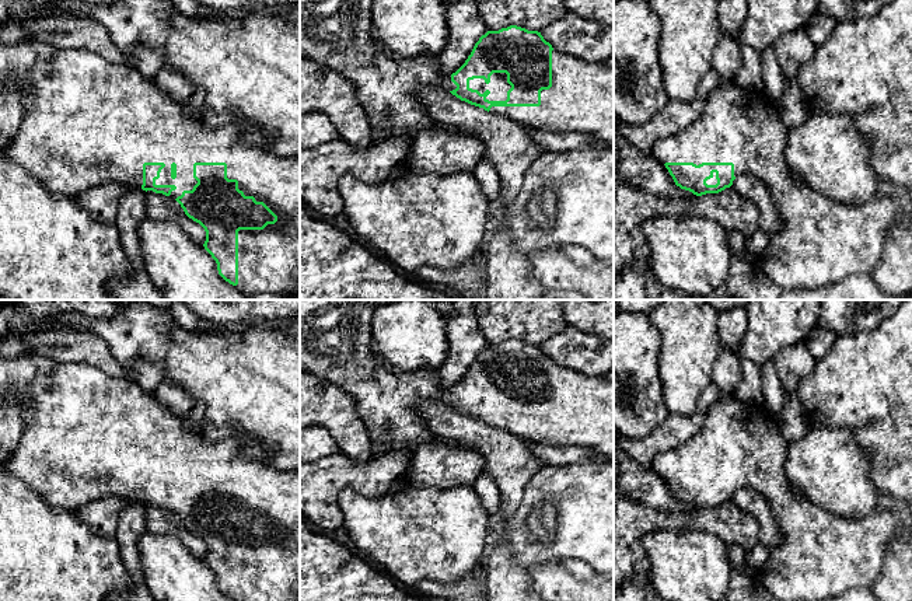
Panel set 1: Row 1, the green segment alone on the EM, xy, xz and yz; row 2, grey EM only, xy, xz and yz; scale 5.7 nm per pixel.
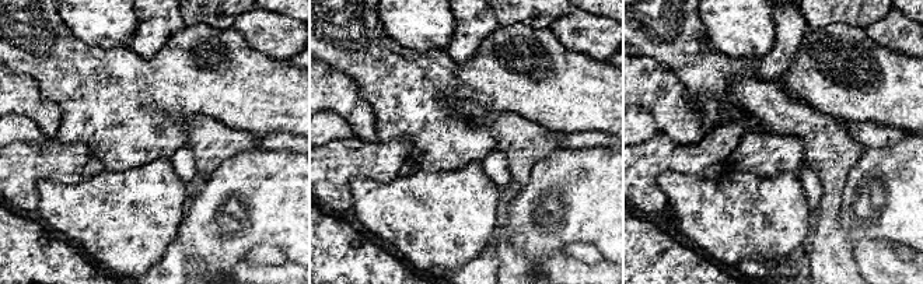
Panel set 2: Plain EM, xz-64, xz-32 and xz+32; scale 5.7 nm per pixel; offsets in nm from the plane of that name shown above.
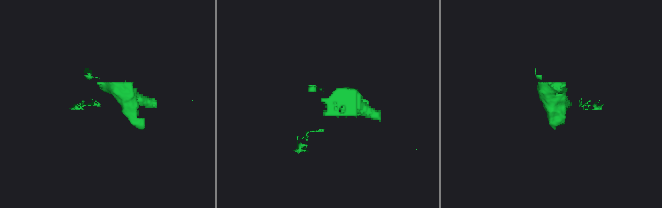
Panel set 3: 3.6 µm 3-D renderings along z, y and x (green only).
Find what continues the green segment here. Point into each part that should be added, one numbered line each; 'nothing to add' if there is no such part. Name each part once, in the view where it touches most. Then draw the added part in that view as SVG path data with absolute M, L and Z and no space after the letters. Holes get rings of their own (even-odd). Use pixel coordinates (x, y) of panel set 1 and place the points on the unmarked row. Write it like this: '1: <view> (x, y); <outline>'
1: xy (88, 434); M59 363L52 373L36 377L25 388L15 388L14 394L22 406L25 427L4 469L25 482L50 507L76 511L90 502L112 496L141 502L143 478L164 476L156 499L175 499L170 510L177 513L198 497L193 492L195 476L226 476L227 492L237 493L245 510L263 516L277 530L277 535L263 544L238 545L235 601L300 601L300 471L279 471L263 461L244 458L241 444L245 440L207 440L200 426L188 427L133 380L109 375L85 363Z

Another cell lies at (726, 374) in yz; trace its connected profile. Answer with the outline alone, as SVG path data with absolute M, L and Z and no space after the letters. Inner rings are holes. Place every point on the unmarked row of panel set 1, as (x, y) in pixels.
M723 347L712 370L712 384L719 387L724 394L734 394L741 380L741 364L737 353L728 347Z

